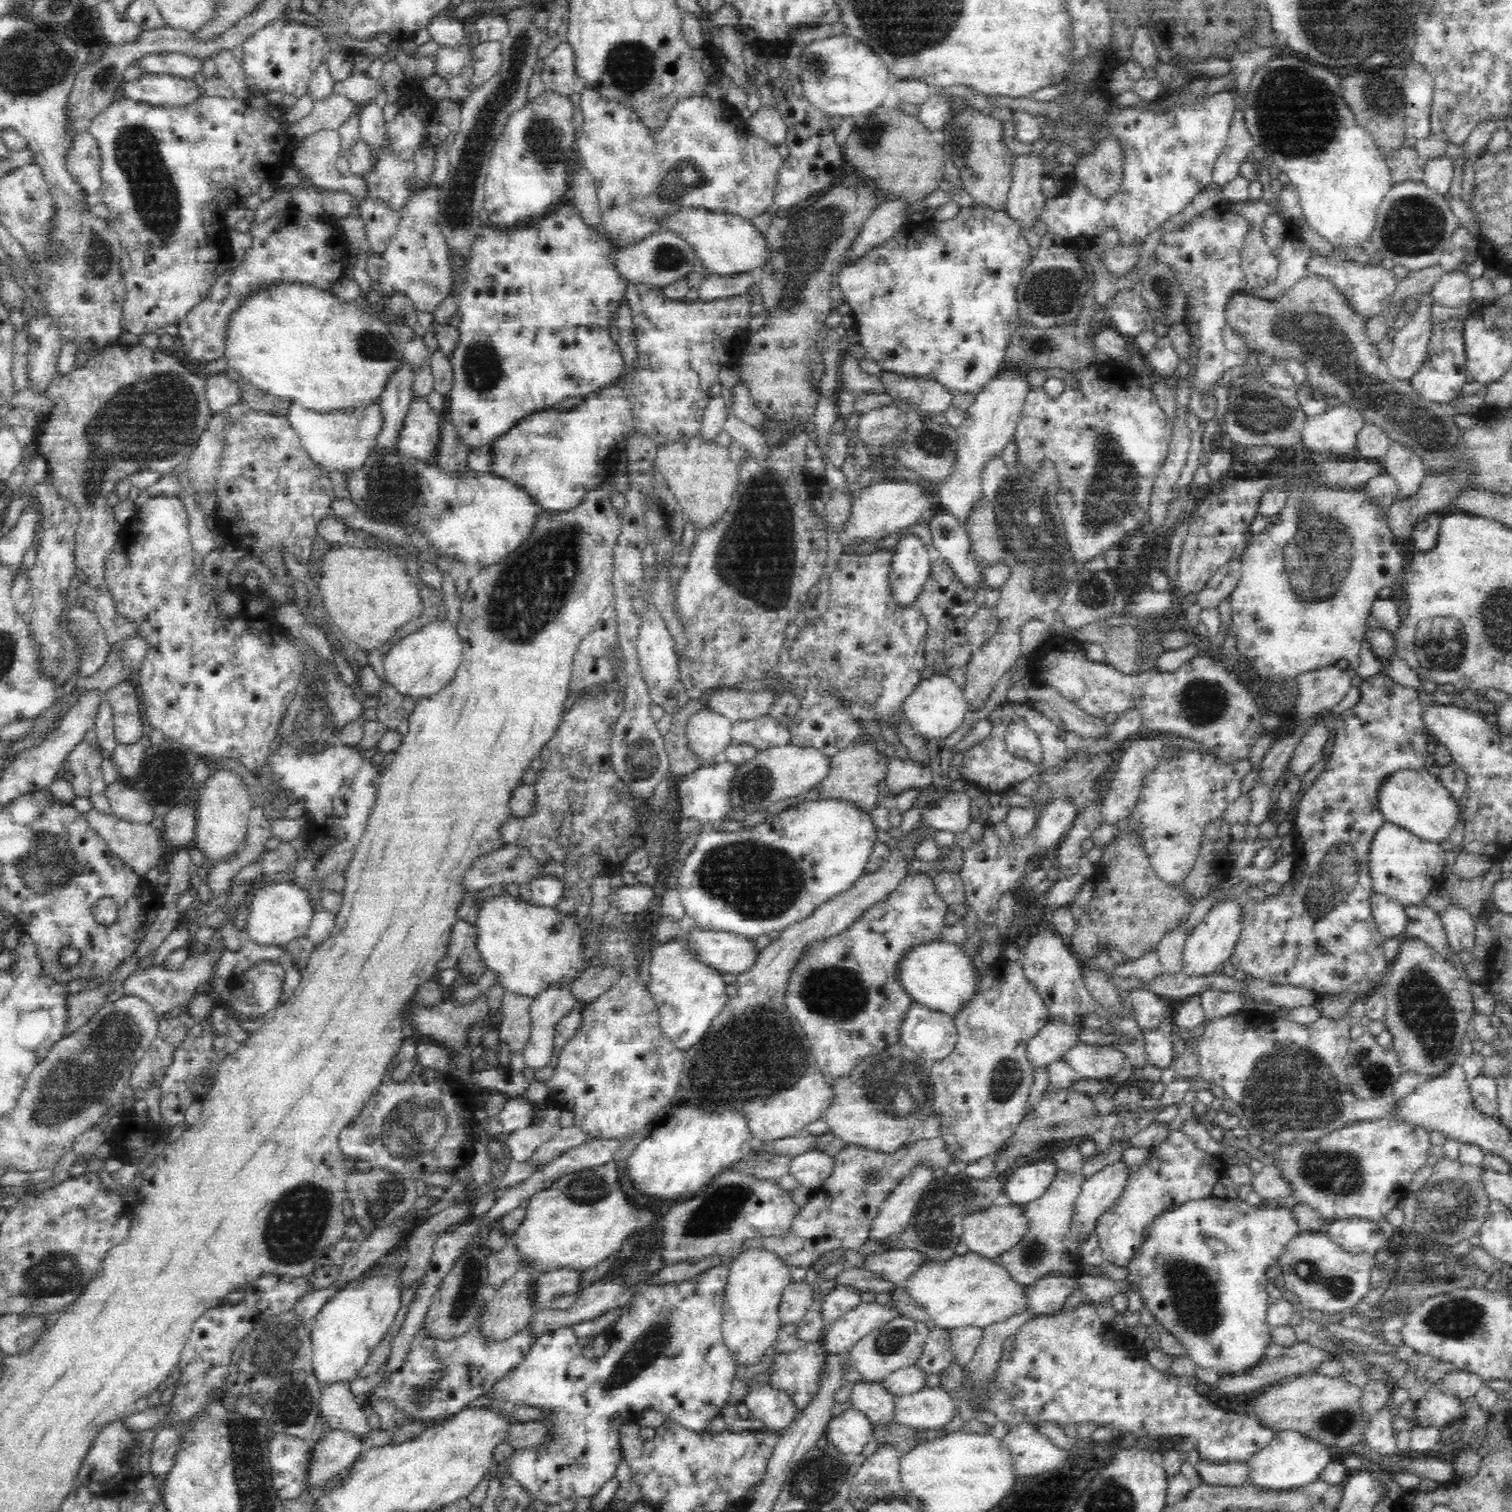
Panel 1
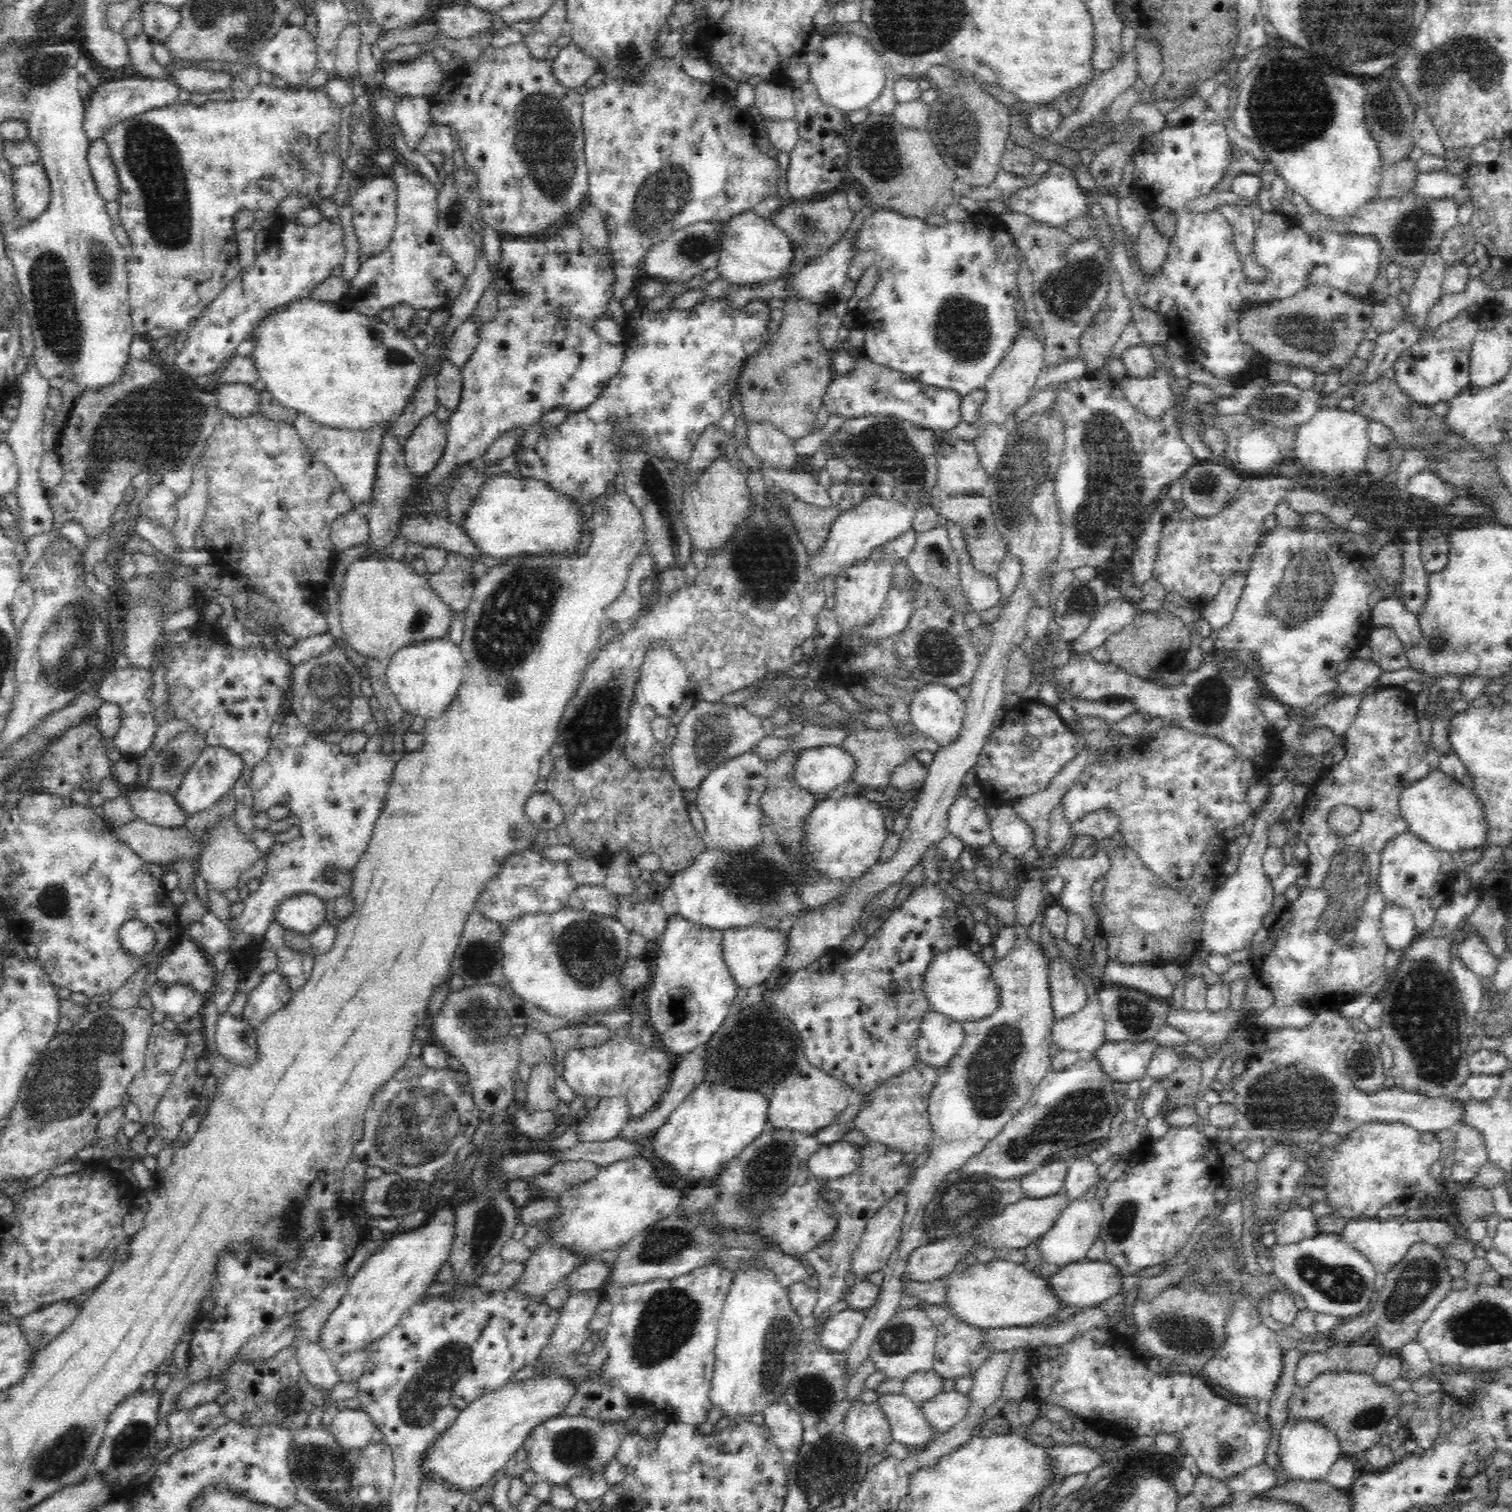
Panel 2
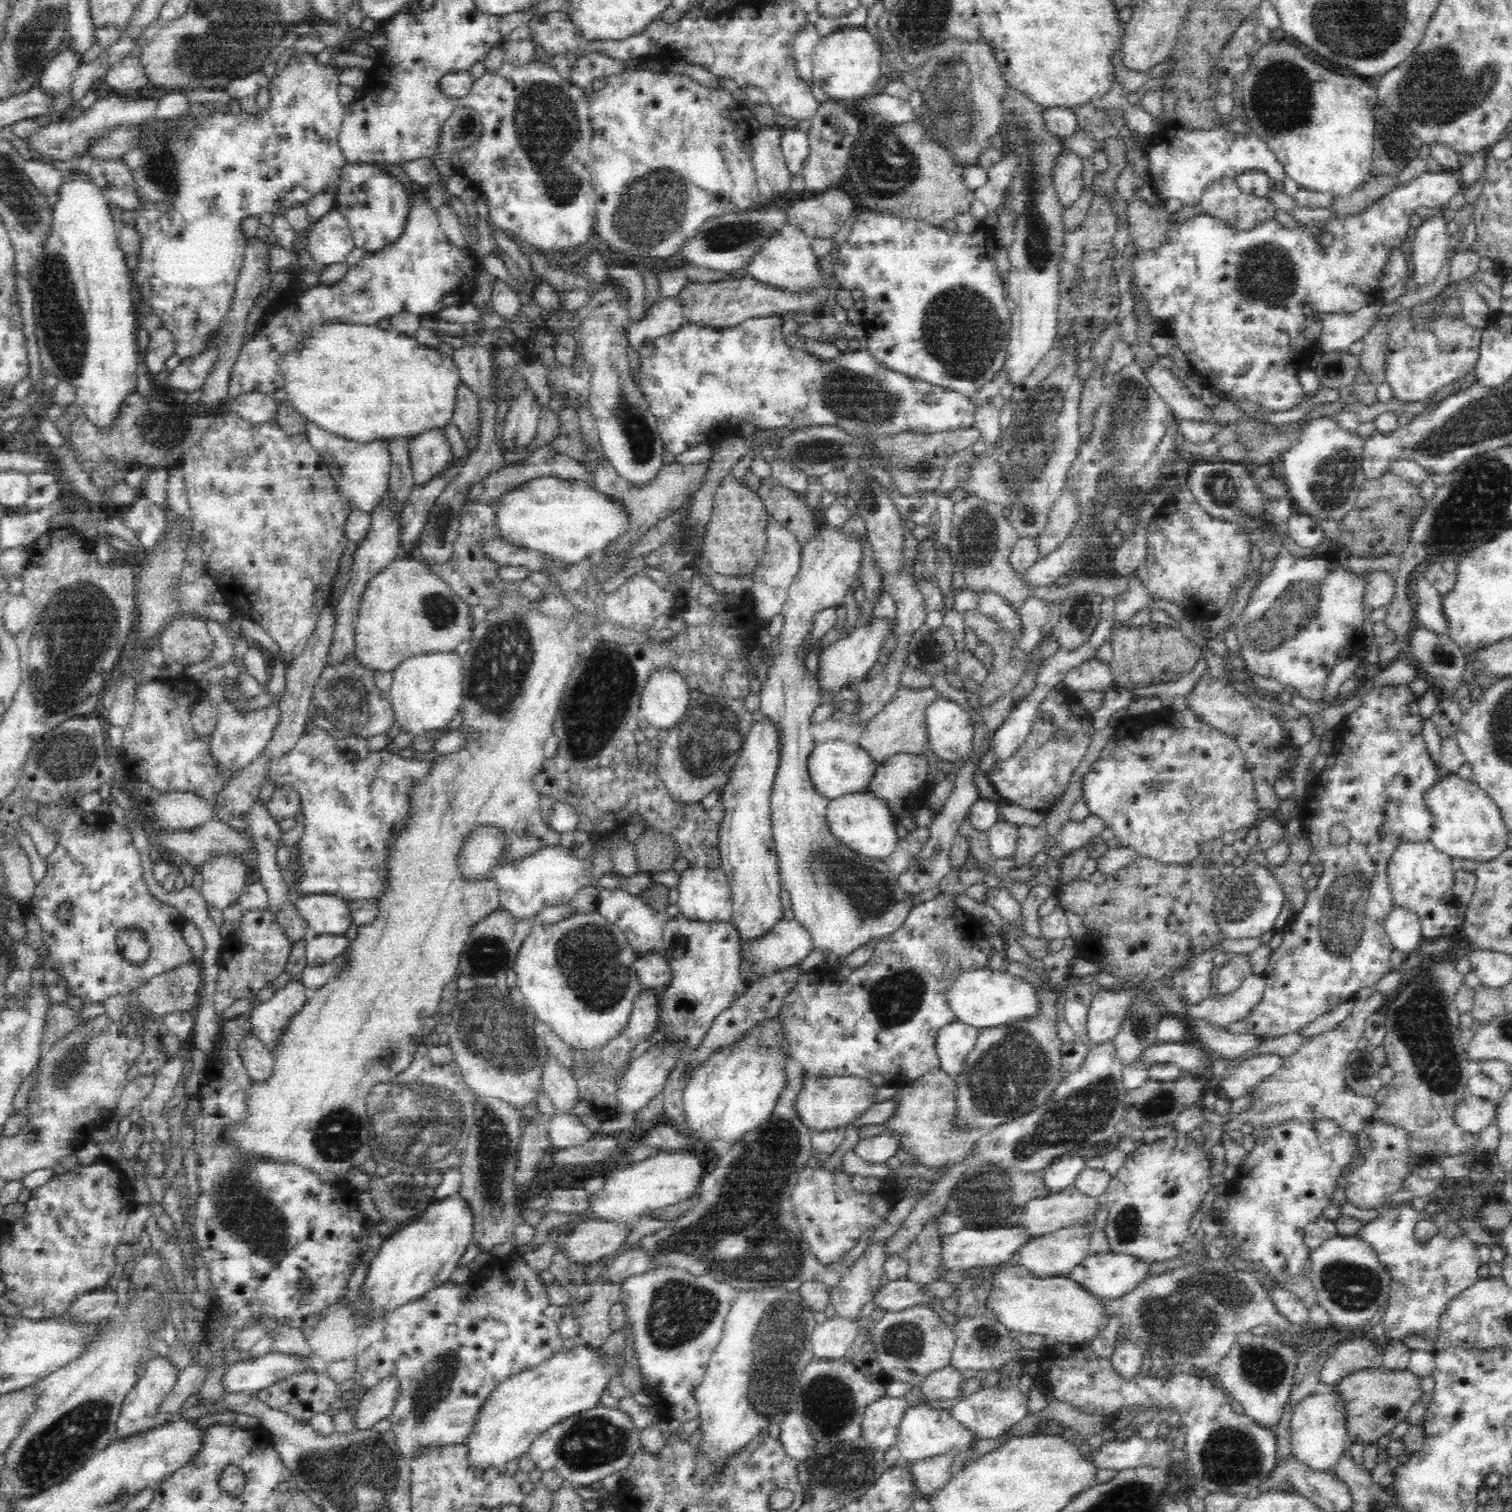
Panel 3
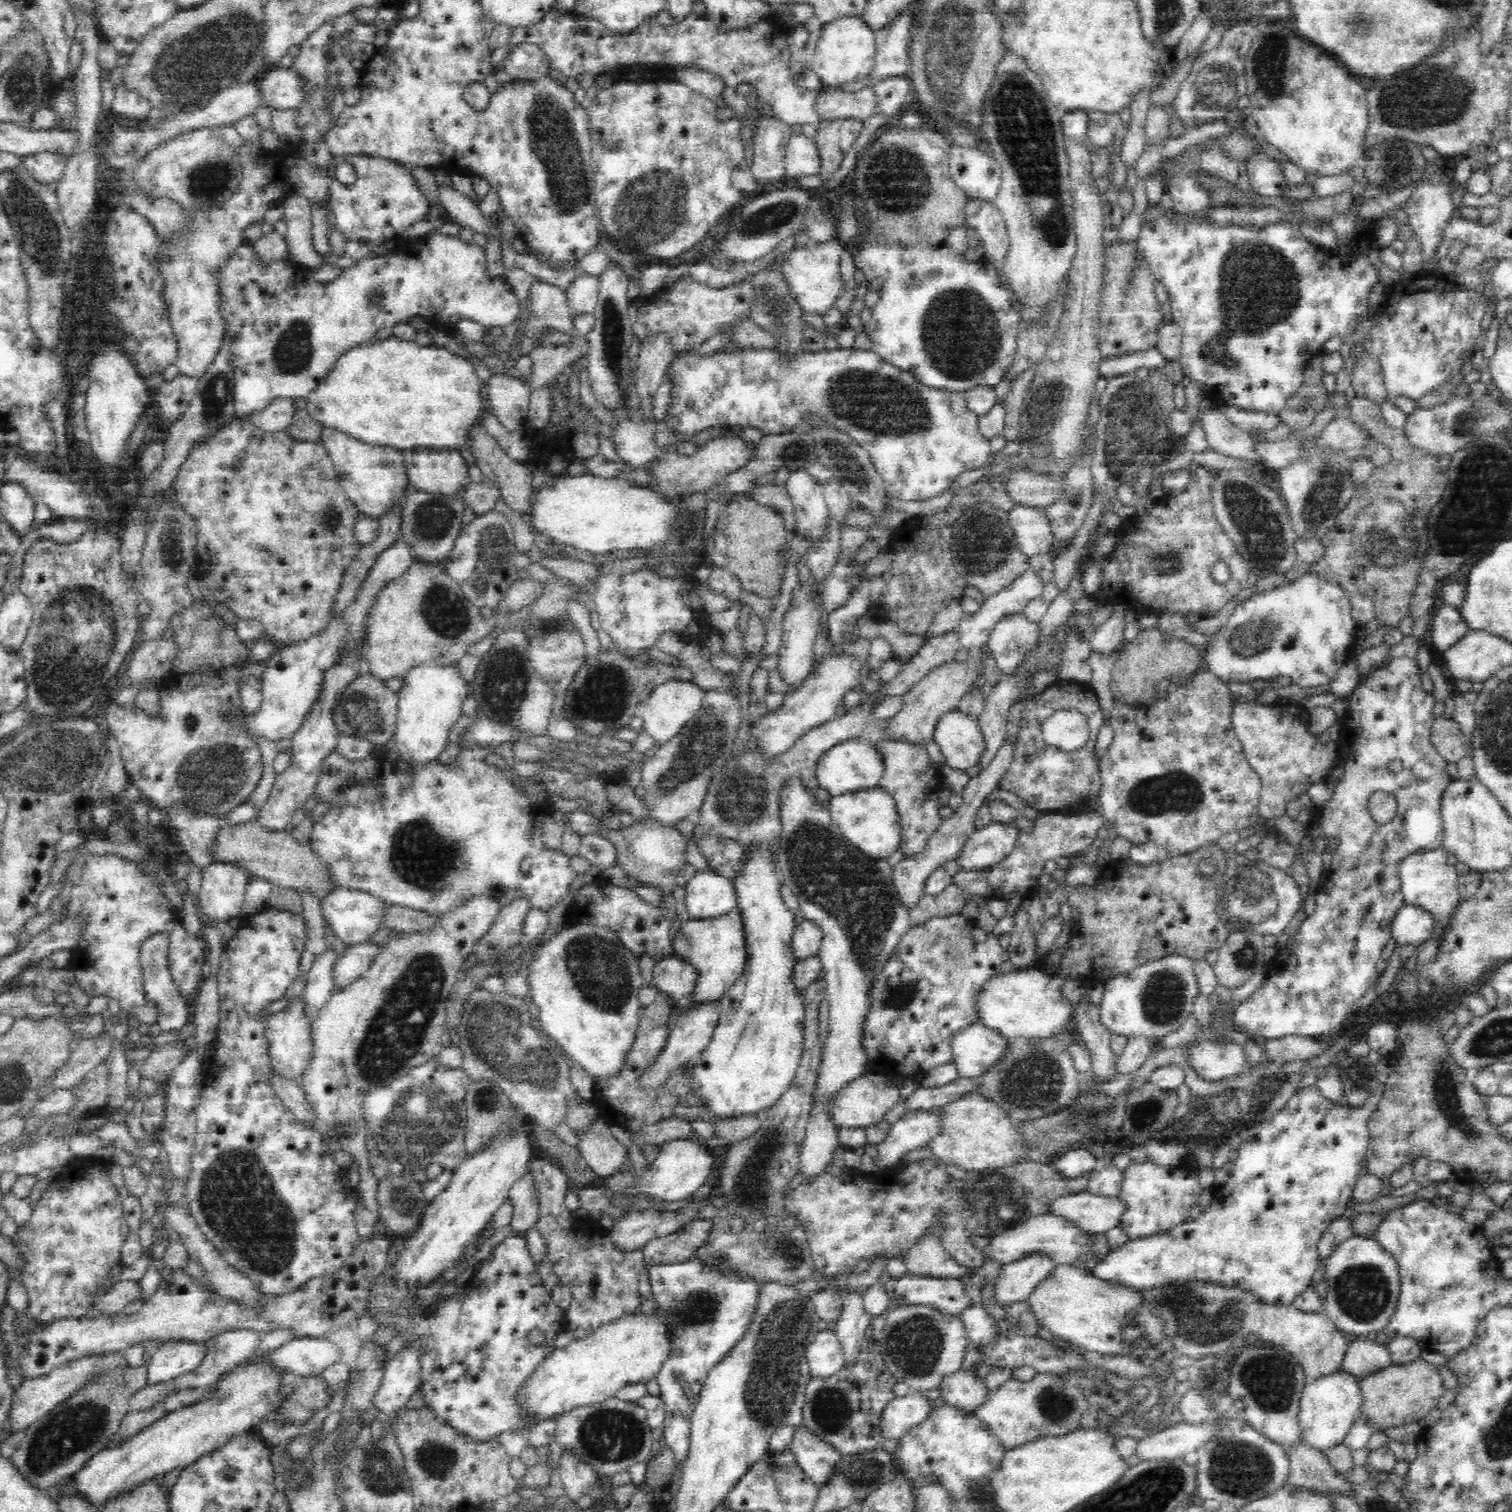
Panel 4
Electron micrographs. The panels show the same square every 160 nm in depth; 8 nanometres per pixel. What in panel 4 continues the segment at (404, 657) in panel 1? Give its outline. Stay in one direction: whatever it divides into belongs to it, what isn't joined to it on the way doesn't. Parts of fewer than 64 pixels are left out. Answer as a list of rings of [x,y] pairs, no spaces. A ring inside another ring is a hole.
[[[438,660],[420,662],[417,666],[411,667],[403,676],[404,682],[400,690],[396,690],[396,726],[395,726],[395,748],[401,759],[411,758],[422,762],[430,760],[444,749],[447,743],[447,735],[450,728],[456,723],[462,714],[462,701],[468,695],[468,682],[460,673],[457,662],[446,662],[442,664]]]

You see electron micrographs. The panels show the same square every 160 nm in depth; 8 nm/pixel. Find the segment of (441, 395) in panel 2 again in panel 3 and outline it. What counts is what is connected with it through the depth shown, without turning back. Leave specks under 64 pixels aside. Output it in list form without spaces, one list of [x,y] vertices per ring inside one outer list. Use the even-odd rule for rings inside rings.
[[[461,379],[455,386],[451,421],[466,433],[477,426],[477,394]]]

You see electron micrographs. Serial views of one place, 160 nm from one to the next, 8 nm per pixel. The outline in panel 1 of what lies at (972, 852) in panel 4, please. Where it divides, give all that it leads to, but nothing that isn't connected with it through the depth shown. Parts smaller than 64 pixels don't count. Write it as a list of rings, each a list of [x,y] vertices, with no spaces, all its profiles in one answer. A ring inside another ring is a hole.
[[[1083,743],[1083,747],[1080,750],[1074,750],[1074,752],[1067,752],[1066,748],[1064,758],[1058,760],[1056,764],[1045,766],[1040,763],[1040,770],[1034,772],[1036,776],[1032,776],[1036,790],[1030,794],[1030,808],[1028,806],[1012,807],[1006,818],[1007,824],[1013,832],[1024,834],[1026,830],[1032,828],[1032,824],[1046,804],[1066,801],[1072,805],[1074,818],[1050,855],[1054,865],[1060,871],[1062,879],[1080,876],[1080,860],[1085,856],[1082,844],[1084,844],[1084,840],[1092,838],[1092,832],[1096,828],[1100,828],[1100,823],[1105,820],[1103,804],[1117,777],[1119,767],[1119,752],[1110,751],[1108,753],[1104,750],[1102,752],[1088,752],[1087,743]]]

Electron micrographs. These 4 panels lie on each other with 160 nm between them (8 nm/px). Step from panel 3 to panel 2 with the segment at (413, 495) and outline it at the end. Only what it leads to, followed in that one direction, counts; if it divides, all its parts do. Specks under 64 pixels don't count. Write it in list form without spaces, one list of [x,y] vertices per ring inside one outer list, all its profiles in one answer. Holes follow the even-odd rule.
[[[570,216],[562,218],[557,224],[548,227],[545,231],[538,234],[528,233],[514,233],[503,235],[500,238],[500,248],[498,248],[498,260],[492,264],[492,280],[490,280],[490,294],[494,294],[496,298],[496,310],[494,310],[494,318],[490,320],[484,320],[484,322],[474,323],[474,348],[470,352],[470,356],[464,360],[464,364],[461,364],[460,376],[461,376],[461,394],[460,401],[457,408],[452,411],[448,422],[445,423],[446,433],[446,445],[443,450],[443,456],[437,462],[437,465],[423,478],[423,485],[421,486],[421,497],[429,496],[430,491],[442,479],[448,477],[448,470],[452,469],[455,465],[463,464],[465,461],[472,461],[473,459],[482,457],[484,452],[488,449],[488,446],[492,445],[497,438],[500,438],[502,434],[506,432],[512,432],[514,430],[528,428],[531,425],[536,424],[545,413],[548,413],[551,409],[557,406],[567,407],[569,411],[578,411],[586,407],[590,402],[593,402],[598,394],[605,388],[606,384],[613,378],[614,375],[618,375],[618,371],[624,362],[626,351],[622,344],[612,344],[608,342],[602,334],[598,334],[596,330],[596,322],[598,320],[604,320],[609,317],[608,304],[612,300],[616,273],[614,256],[612,256],[609,250],[608,244],[602,244],[602,246],[595,246],[591,244],[582,229],[573,222]]]

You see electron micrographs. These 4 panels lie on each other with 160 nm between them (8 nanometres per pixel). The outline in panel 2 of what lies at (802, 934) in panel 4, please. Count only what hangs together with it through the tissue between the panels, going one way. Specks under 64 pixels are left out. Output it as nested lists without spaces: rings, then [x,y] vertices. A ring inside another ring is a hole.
[[[754,925],[750,928],[725,929],[721,931],[719,941],[722,964],[732,973],[735,981],[744,987],[758,985],[760,980],[772,970],[784,953],[785,934],[771,931],[764,926]]]

